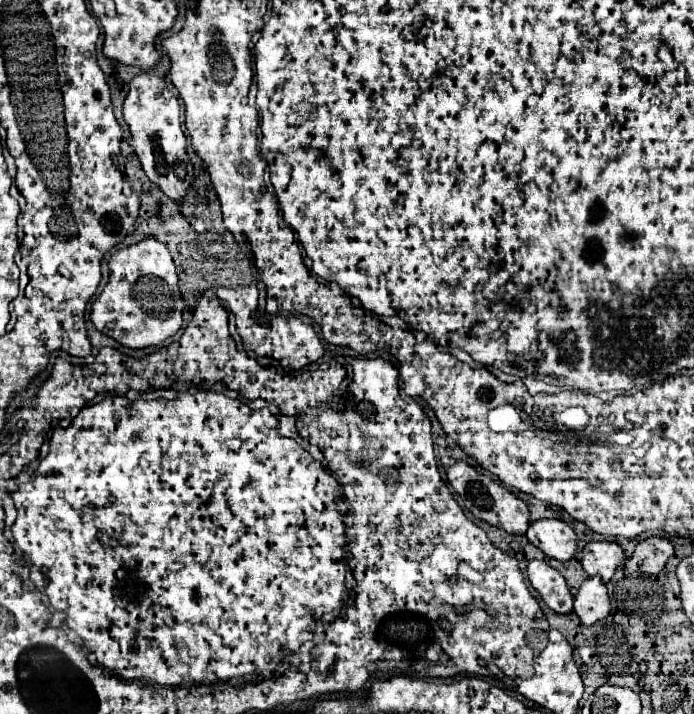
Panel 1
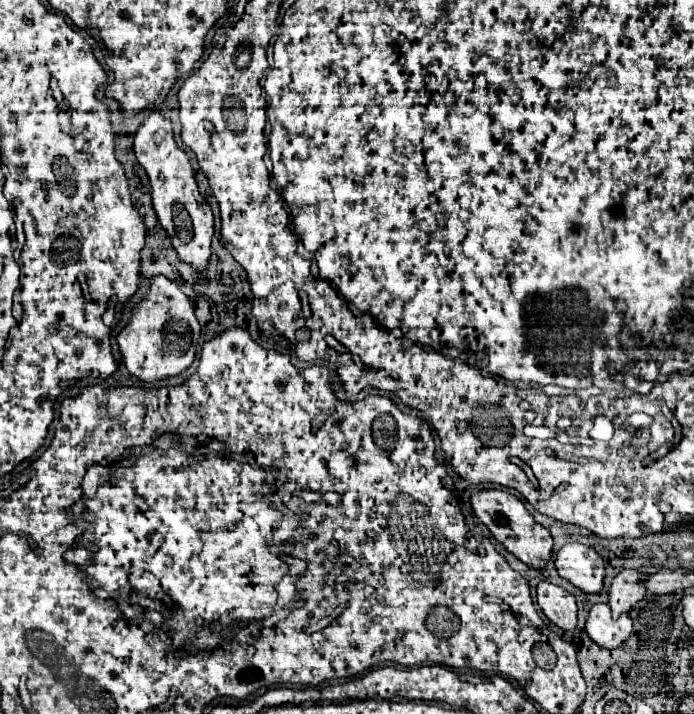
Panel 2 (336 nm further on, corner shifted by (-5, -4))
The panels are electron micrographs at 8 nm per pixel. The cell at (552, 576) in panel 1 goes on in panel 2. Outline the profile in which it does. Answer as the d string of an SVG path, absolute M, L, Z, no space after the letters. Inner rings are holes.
M540 582L538 584L538 606L546 614L546 618L556 624L562 630L574 630L576 628L576 600L570 592L564 588Z

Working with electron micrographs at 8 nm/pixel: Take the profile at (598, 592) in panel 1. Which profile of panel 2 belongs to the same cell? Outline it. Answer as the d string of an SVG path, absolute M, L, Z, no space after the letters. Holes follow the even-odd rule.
M594 604L586 620L586 632L598 646L612 650L632 634L632 620L628 614L614 620L608 604Z

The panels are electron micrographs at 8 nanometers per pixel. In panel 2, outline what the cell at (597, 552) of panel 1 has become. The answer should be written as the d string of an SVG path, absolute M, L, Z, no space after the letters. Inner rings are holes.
M622 570L620 574L614 576L612 584L610 584L610 608L612 608L612 616L618 618L620 614L628 612L638 600L644 598L646 588L642 586L642 582L646 580L646 574L640 574L636 570Z

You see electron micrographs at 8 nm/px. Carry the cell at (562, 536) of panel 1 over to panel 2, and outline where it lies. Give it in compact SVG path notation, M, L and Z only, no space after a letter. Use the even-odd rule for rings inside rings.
M572 542L564 544L556 554L556 570L584 592L600 592L604 582L604 562L594 548Z

